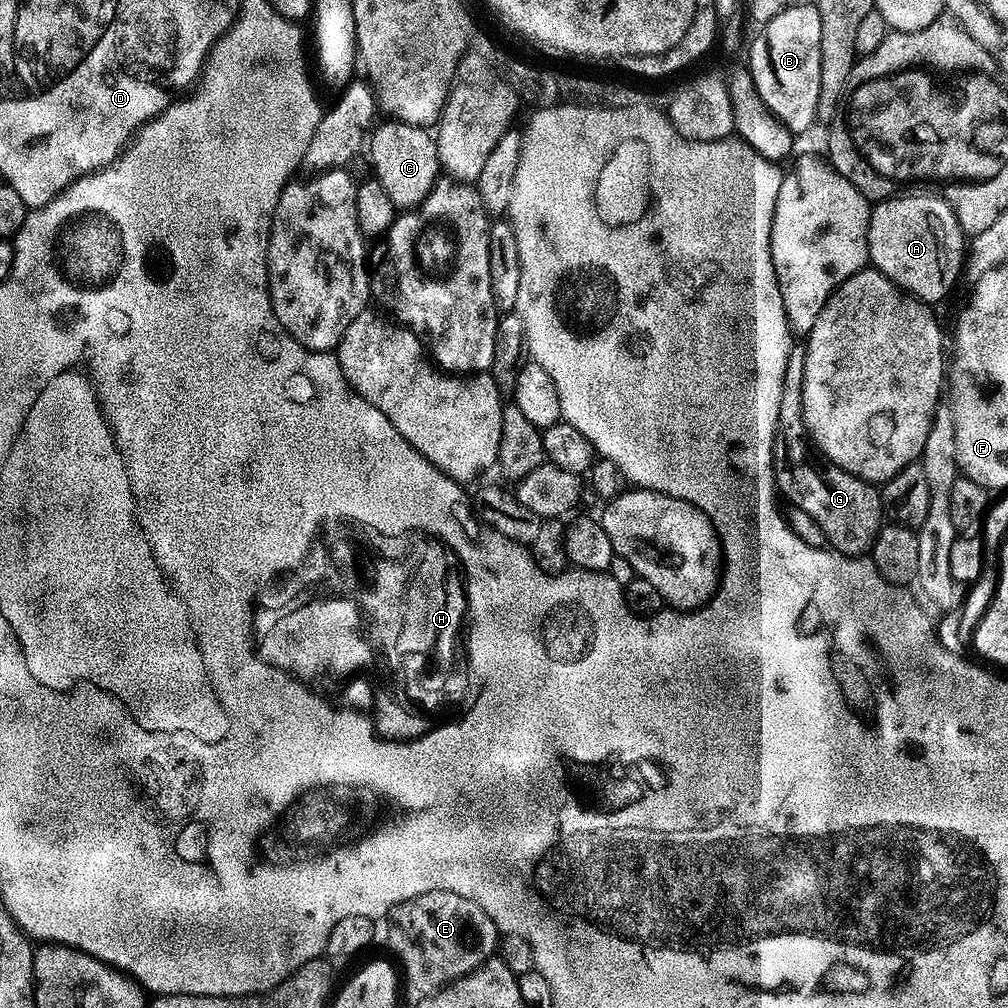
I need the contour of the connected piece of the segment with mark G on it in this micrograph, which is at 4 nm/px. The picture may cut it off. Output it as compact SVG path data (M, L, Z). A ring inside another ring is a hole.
M793 343L790 358L786 358L786 374L782 374L782 402L778 402L778 422L776 423L776 437L772 447L772 469L776 479L776 491L783 499L785 496L789 500L788 504L791 507L802 510L805 514L810 514L810 517L818 522L828 539L827 545L831 549L834 549L841 556L863 557L871 549L872 541L875 540L876 534L882 526L880 488L846 470L842 470L834 462L827 460L820 453L820 449L812 443L802 415L802 378L806 374L804 349L803 343Z

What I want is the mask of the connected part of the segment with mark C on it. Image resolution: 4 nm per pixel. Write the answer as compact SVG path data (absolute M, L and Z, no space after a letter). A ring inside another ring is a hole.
M385 119L377 123L370 133L366 144L366 156L372 159L371 175L382 182L390 202L394 202L397 210L416 208L430 194L442 169L436 137L427 127L419 124L407 124L401 120Z

